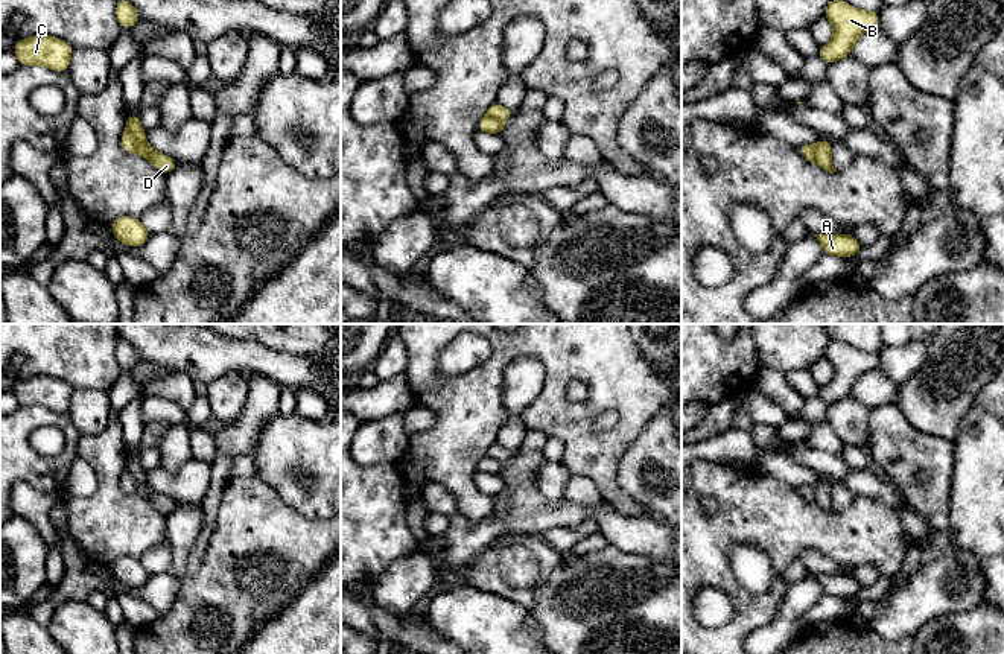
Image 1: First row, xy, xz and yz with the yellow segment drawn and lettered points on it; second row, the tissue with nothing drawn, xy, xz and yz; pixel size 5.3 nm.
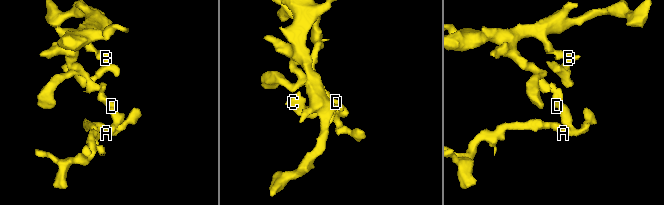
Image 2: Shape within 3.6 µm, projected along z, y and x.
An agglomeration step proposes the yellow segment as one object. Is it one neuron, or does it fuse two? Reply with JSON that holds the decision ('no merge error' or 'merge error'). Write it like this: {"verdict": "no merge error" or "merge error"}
{"verdict": "merge error"}

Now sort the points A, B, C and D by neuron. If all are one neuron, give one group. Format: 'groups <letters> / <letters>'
groups A / B C D

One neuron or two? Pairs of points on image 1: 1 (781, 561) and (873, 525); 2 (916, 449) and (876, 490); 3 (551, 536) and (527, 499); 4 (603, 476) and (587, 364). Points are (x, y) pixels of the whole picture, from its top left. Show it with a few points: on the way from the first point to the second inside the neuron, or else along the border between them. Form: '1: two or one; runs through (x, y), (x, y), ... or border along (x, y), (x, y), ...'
1: one; runs through (802, 539), (807, 534), (851, 534)
2: two; border along (889, 481), (899, 492), (905, 504)
3: two; border along (583, 520), (575, 528), (548, 528), (540, 536)
4: one; runs through (589, 449), (587, 411), (595, 403), (595, 391)

